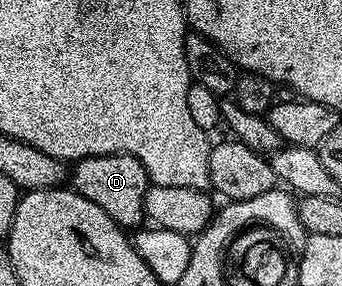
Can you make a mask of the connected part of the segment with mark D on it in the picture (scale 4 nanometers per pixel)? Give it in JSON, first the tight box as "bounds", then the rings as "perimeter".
{"bounds":[70,155,149,229],"perimeter":[[[90,155],[74,164],[75,172],[70,172],[70,186],[81,197],[101,205],[118,227],[135,229],[144,222],[143,198],[149,186],[147,170],[137,157],[132,155]]]}

